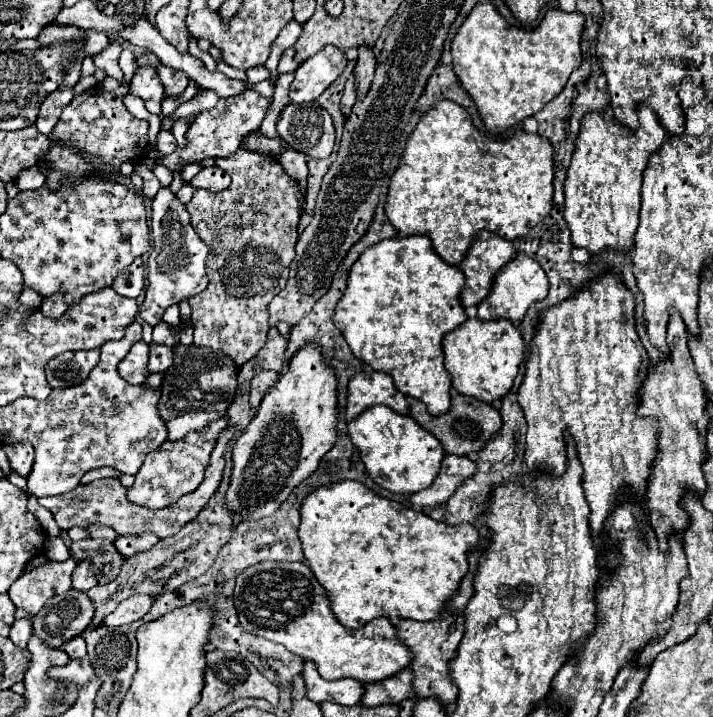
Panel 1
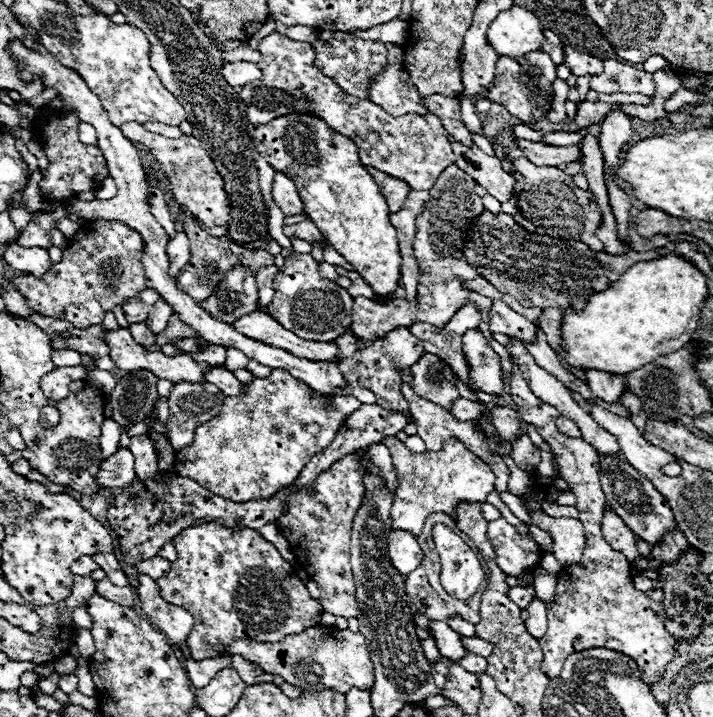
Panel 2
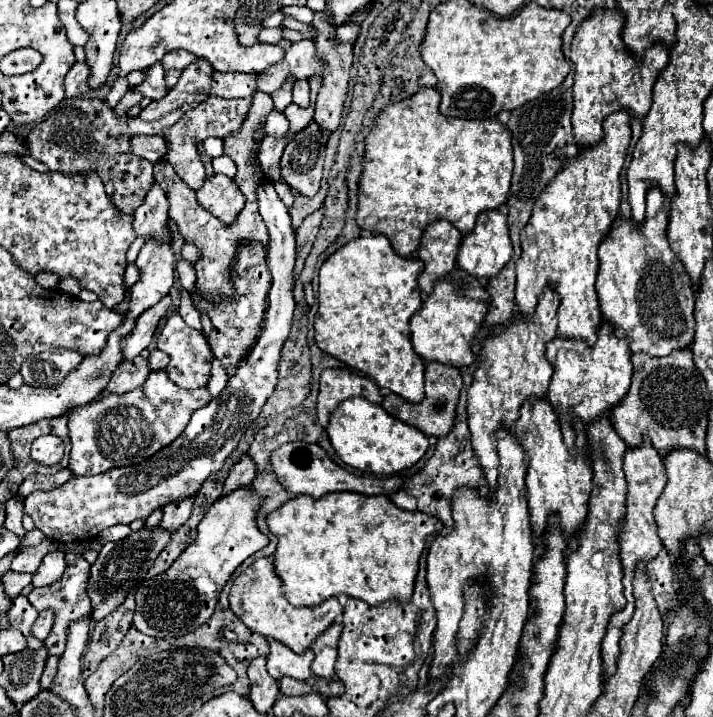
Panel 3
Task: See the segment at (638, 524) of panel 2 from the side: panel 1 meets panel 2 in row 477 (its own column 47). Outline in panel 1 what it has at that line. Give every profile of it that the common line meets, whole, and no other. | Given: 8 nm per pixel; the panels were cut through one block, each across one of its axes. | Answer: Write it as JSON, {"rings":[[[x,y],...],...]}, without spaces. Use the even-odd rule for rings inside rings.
{"rings":[[[70,588],[64,596],[52,596],[48,604],[34,616],[34,634],[38,634],[48,646],[62,646],[70,638],[82,634],[92,622],[94,608],[86,592]]]}

